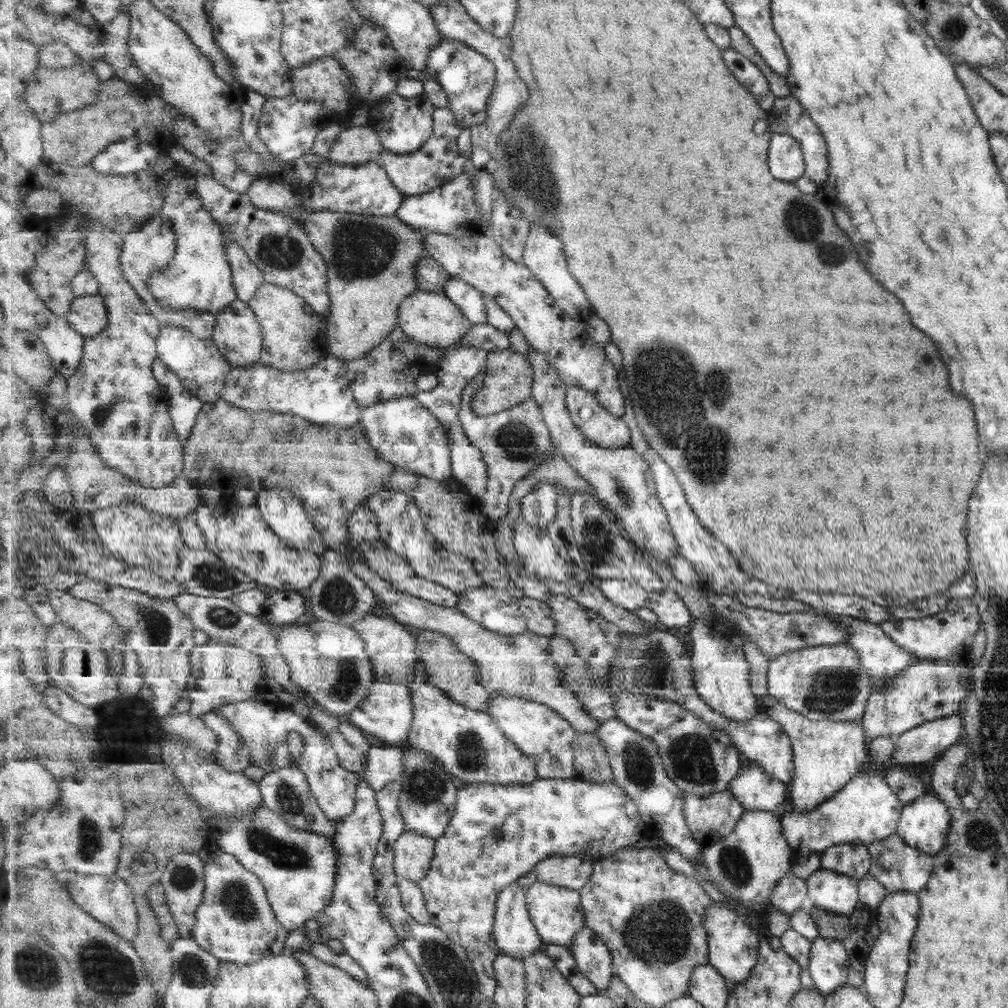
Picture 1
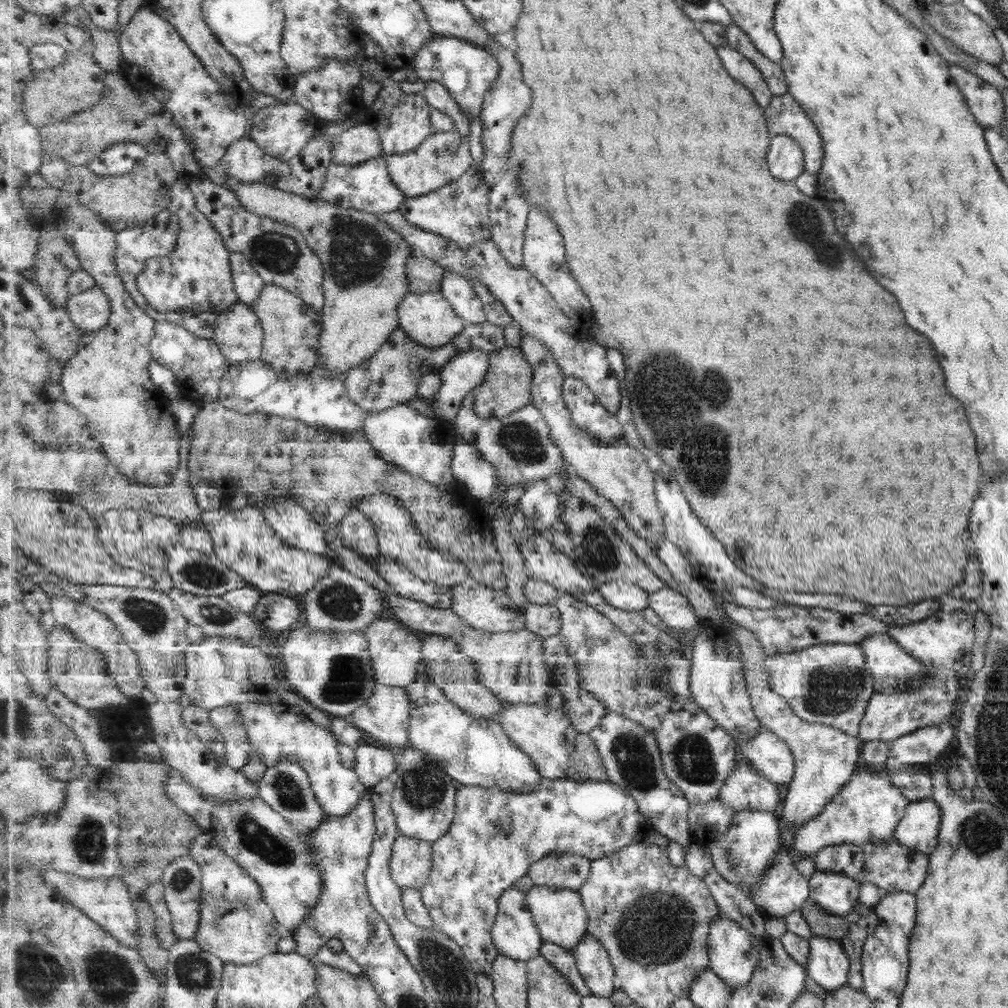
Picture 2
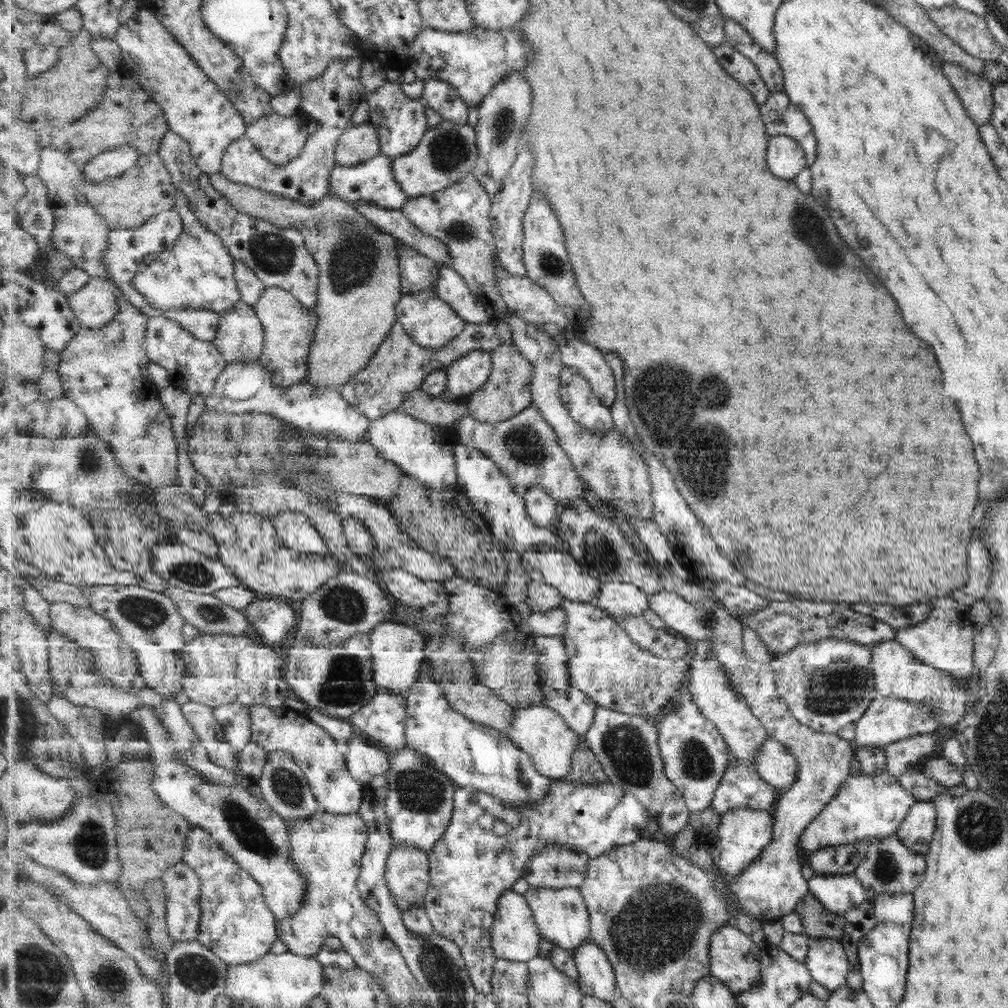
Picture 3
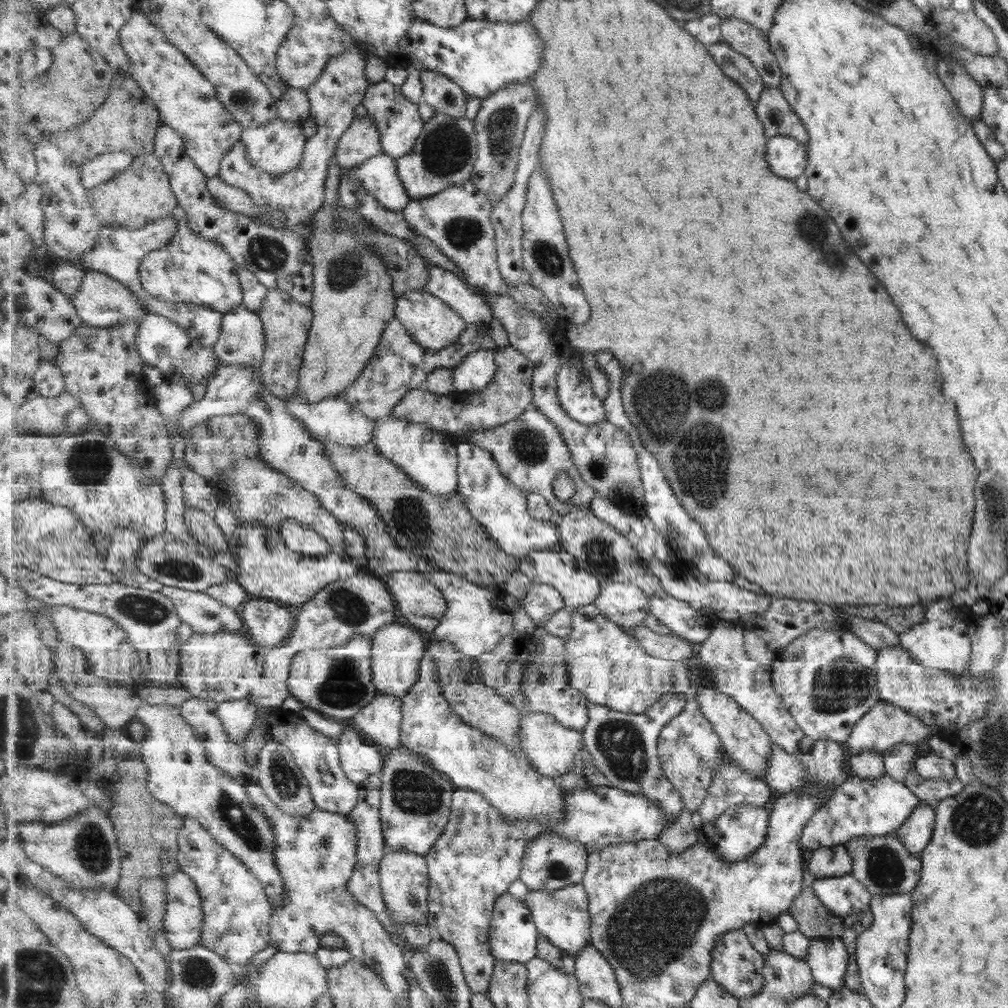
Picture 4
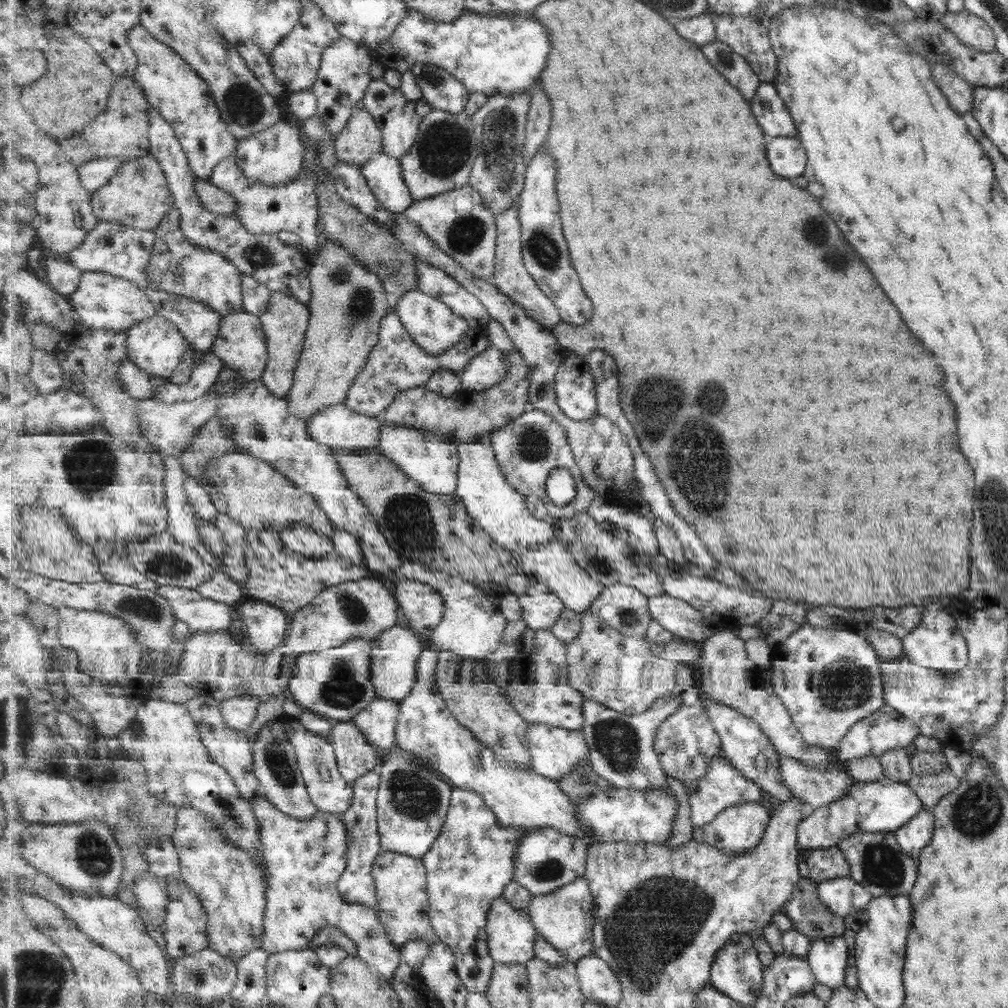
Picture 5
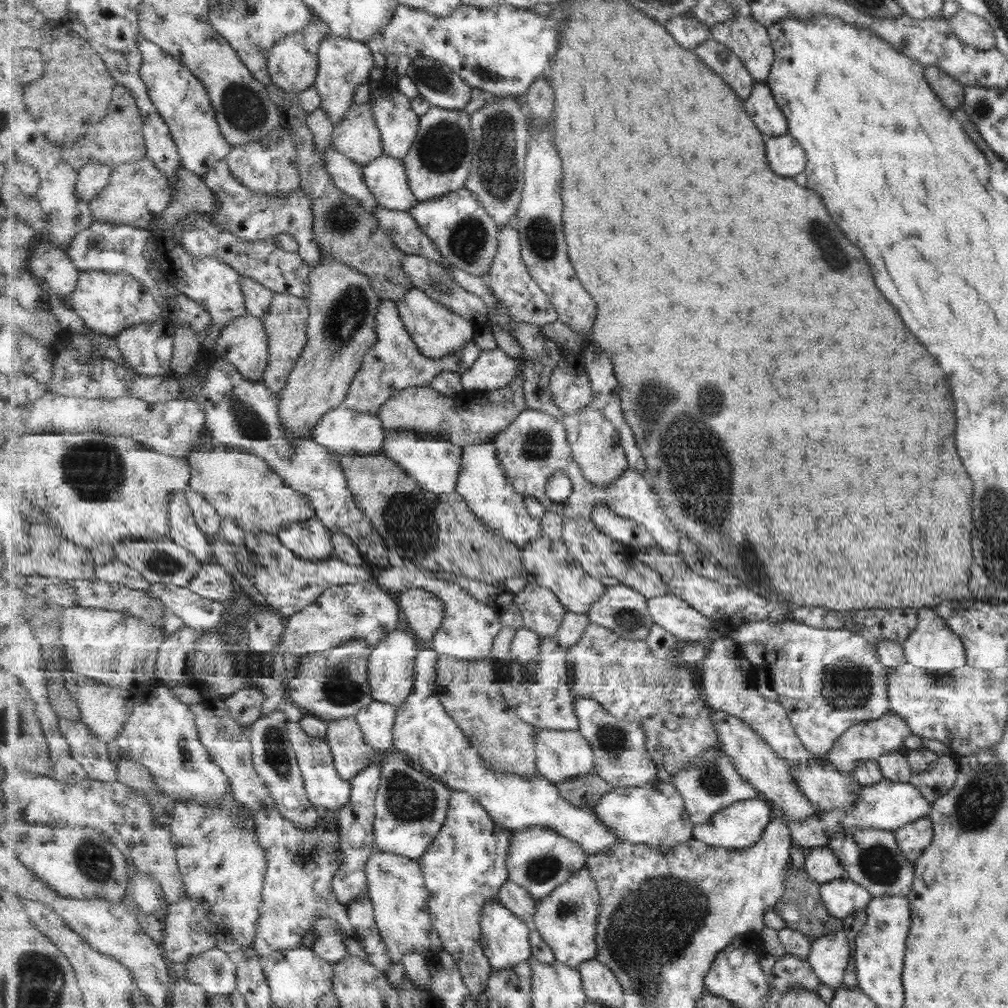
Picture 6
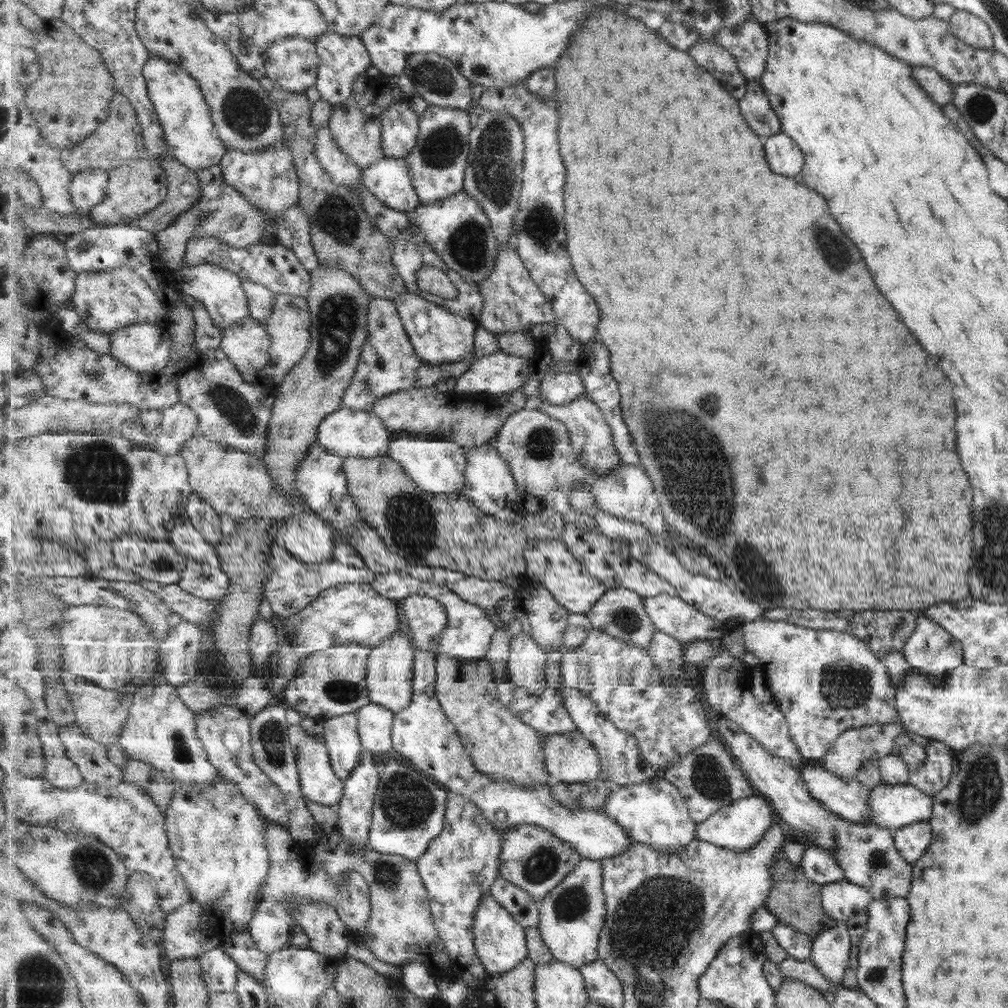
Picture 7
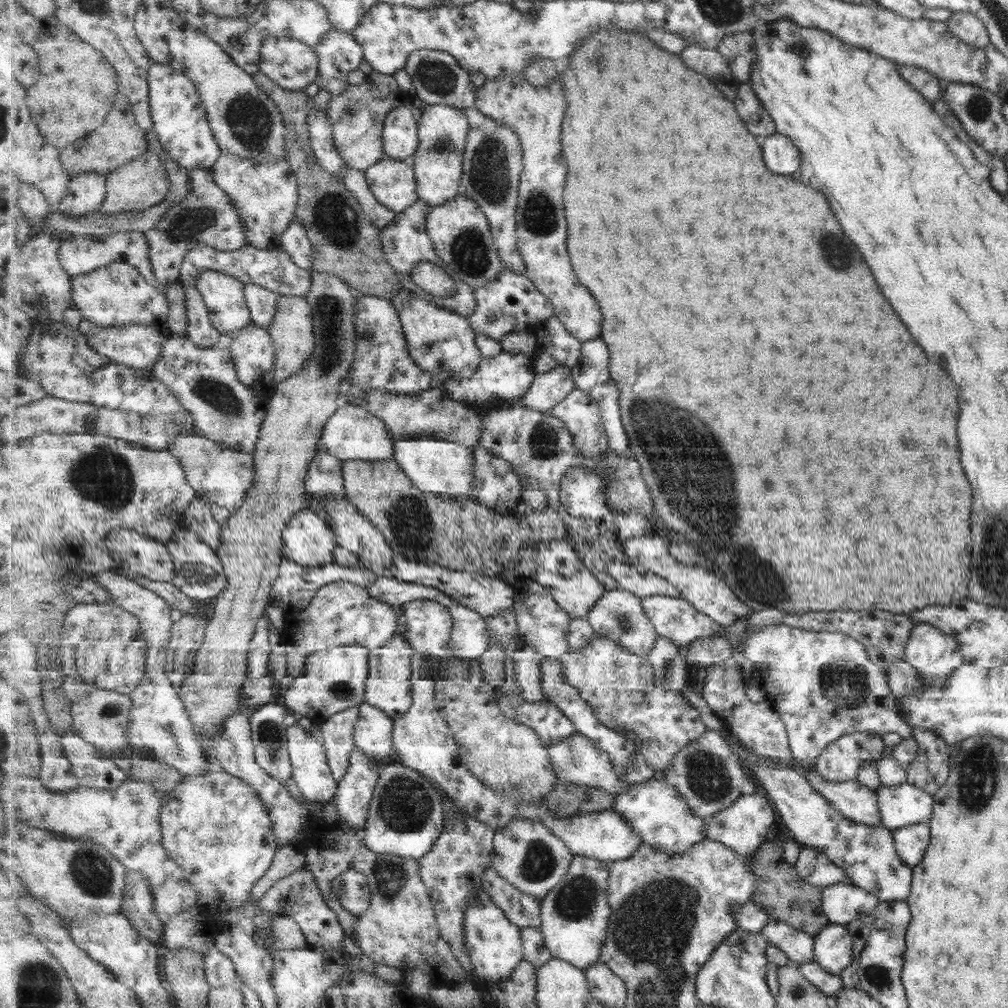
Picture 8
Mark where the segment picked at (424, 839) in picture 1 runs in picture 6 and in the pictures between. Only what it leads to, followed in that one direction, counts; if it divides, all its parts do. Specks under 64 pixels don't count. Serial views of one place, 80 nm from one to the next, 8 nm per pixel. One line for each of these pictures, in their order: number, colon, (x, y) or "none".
2: (411, 865)
3: (408, 875)
4: (405, 879)
5: (401, 881)
6: (398, 891)

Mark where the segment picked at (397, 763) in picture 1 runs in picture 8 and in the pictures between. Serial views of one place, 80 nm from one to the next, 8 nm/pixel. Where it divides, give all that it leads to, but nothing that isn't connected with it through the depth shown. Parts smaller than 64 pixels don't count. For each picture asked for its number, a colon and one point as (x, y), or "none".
2: (373, 764)
3: (365, 762)
4: (360, 760)
5: (356, 757)
6: (352, 754)
7: (341, 734)
8: (338, 731)

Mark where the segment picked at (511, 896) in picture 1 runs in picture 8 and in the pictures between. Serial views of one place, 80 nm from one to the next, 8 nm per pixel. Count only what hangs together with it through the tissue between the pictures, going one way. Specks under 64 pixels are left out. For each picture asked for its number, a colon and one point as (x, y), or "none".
2: (516, 935)
3: (515, 935)
4: (514, 934)
5: (512, 937)
6: (506, 938)
7: (501, 942)
8: (495, 944)

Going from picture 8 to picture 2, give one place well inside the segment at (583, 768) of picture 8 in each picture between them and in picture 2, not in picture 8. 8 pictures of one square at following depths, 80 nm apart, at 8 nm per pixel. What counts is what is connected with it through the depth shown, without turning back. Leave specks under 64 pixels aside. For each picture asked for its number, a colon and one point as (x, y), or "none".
2: (547, 734)
3: (542, 732)
4: (552, 748)
5: (555, 752)
6: (562, 755)
7: (570, 757)

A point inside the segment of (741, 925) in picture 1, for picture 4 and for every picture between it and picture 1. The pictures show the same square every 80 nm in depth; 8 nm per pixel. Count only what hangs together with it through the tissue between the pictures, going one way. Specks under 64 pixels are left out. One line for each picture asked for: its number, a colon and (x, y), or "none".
2: (733, 956)
3: (735, 961)
4: (736, 965)

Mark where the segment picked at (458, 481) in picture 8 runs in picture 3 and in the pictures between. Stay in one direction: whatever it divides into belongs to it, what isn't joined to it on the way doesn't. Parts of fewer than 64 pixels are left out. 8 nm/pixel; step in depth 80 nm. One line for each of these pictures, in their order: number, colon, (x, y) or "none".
3: (426, 452)
4: (429, 456)
5: (433, 462)
6: (435, 464)
7: (438, 466)

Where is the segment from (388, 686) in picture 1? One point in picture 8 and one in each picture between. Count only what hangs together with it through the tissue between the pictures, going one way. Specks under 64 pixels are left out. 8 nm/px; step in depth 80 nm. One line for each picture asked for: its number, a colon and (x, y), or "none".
2: (386, 717)
3: (384, 719)
4: (381, 720)
5: (378, 721)
6: (377, 720)
7: (375, 722)
8: (373, 733)

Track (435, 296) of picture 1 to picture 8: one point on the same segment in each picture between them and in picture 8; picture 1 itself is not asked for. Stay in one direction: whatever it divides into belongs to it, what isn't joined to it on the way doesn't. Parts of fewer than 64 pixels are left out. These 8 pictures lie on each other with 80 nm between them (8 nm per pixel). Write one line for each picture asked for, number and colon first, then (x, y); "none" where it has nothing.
2: (430, 318)
3: (432, 322)
4: (434, 324)
5: (433, 325)
6: (438, 331)
7: (439, 336)
8: (439, 340)

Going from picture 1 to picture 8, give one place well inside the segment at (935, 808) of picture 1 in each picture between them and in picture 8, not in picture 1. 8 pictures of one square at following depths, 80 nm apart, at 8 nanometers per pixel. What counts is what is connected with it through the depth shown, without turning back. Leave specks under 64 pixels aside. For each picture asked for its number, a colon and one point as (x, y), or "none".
2: (917, 829)
3: (915, 831)
4: (915, 831)
5: (916, 832)
6: (911, 838)
7: (911, 841)
8: (910, 842)

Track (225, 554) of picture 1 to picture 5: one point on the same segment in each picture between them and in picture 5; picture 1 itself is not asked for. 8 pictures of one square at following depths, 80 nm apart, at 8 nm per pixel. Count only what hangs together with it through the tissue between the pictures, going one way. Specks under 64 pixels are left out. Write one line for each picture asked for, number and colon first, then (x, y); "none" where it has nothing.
2: (244, 540)
3: (250, 546)
4: (269, 569)
5: (280, 576)

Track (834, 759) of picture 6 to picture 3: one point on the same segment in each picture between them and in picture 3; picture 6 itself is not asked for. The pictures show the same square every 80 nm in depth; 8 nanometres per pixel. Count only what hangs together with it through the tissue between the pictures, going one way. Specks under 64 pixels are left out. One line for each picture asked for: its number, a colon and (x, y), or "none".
3: (885, 720)
4: (883, 725)
5: (884, 730)

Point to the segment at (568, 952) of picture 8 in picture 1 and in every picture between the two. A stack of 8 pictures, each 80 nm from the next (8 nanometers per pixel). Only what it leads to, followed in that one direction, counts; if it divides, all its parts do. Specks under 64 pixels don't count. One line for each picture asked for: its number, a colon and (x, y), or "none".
1: (558, 913)
2: (560, 915)
3: (562, 915)
4: (563, 915)
5: (565, 917)
6: (567, 919)
7: (572, 917)

